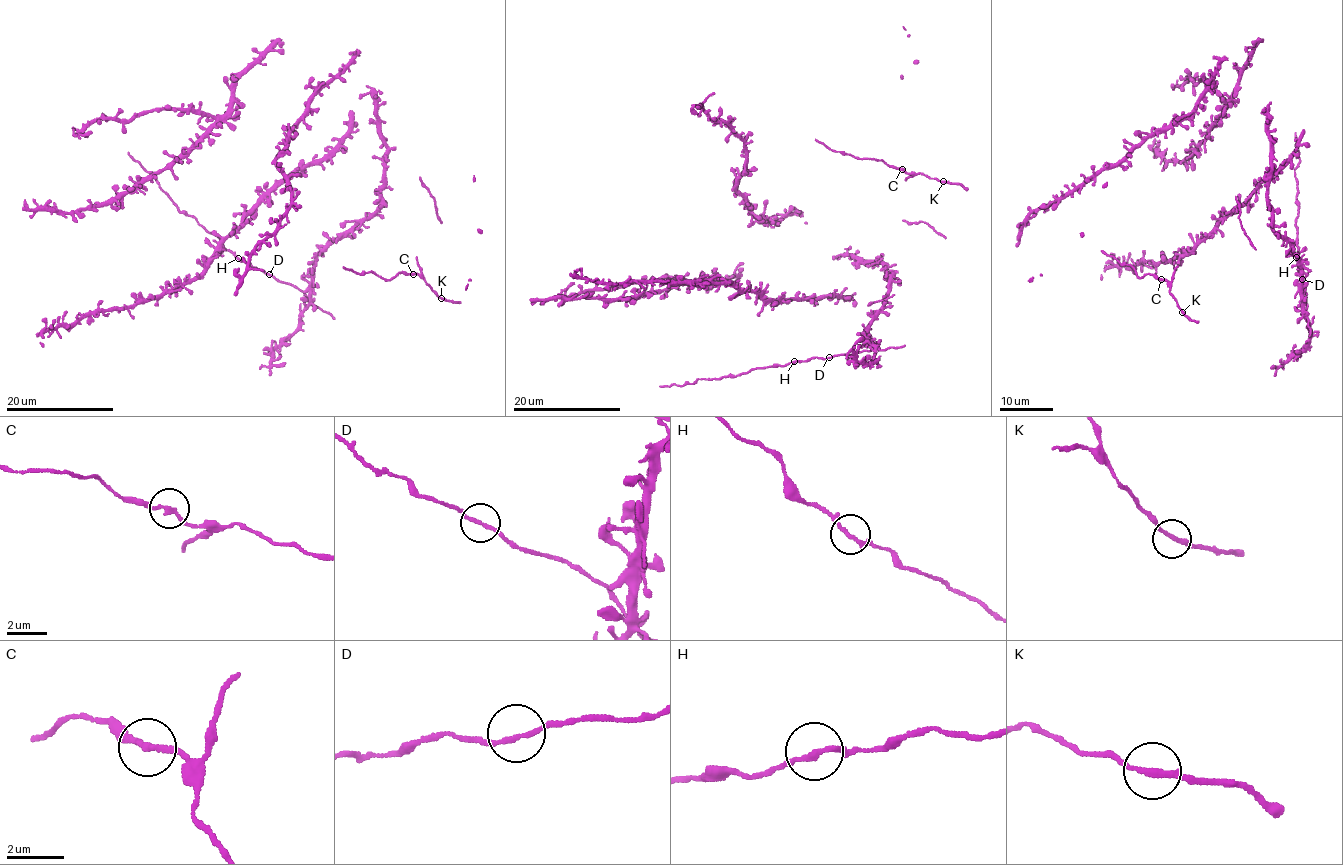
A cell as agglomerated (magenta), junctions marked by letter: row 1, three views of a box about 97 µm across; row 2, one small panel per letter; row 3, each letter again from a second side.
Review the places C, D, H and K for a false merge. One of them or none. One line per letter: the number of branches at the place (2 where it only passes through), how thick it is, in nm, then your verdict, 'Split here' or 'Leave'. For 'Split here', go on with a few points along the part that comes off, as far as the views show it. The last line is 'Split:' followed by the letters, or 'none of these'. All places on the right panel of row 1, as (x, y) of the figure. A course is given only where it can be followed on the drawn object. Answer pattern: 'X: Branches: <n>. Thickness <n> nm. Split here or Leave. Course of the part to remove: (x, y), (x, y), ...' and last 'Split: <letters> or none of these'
C: Branches: 2. Thickness 180 nm. Leave
D: Branches: 2. Thickness 160 nm. Leave
H: Branches: 2. Thickness 170 nm. Leave
K: Branches: 2. Thickness 200 nm. Leave
Split: none of these

